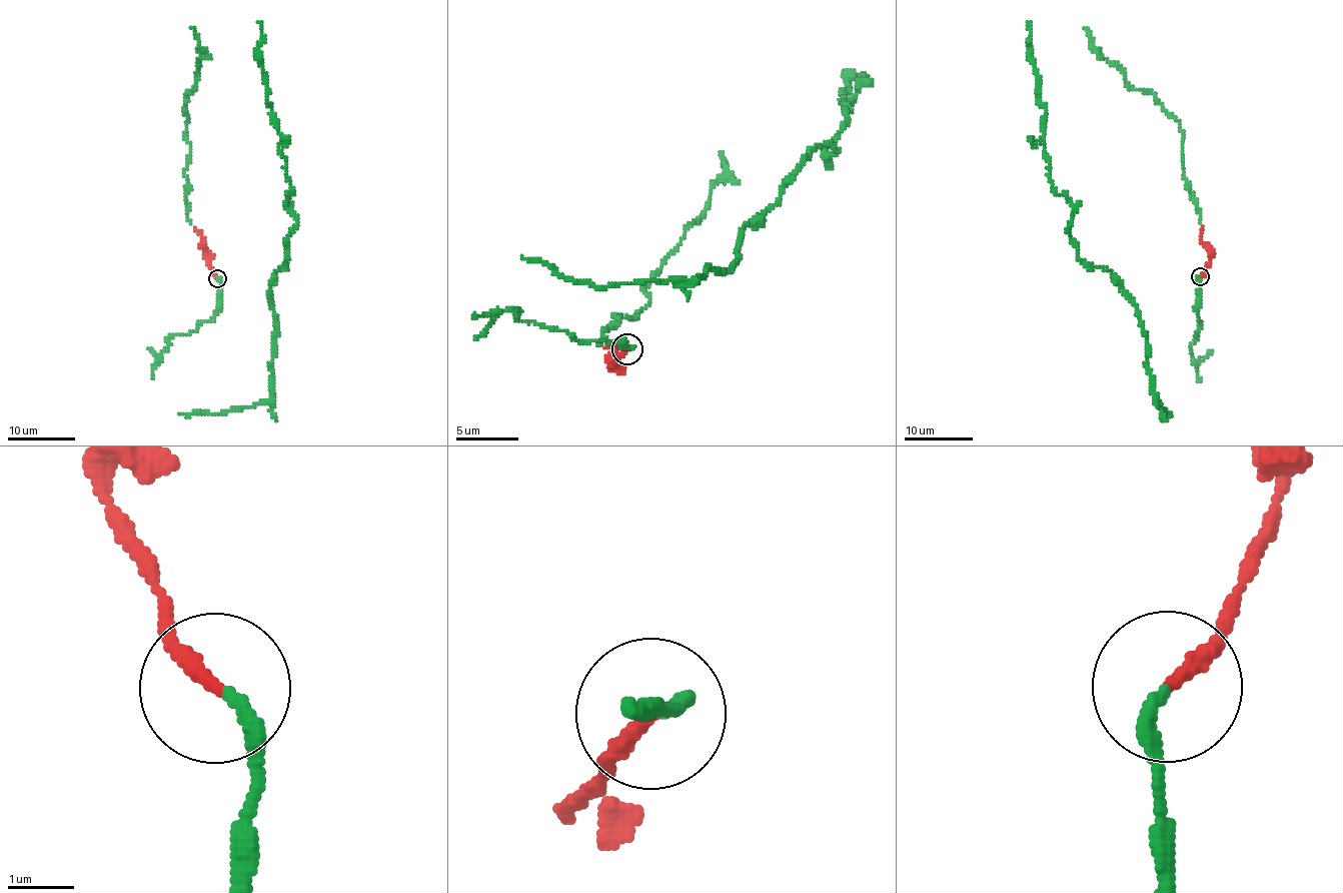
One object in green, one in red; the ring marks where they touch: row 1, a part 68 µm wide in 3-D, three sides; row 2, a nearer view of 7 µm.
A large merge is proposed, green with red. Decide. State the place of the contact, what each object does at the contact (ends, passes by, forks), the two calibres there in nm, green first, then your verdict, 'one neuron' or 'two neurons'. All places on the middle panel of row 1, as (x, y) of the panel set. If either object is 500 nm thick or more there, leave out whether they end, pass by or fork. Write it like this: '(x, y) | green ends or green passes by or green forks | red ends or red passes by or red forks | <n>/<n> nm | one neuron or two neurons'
(626, 348) | green ends | red ends | 200/220 nm | one neuron

